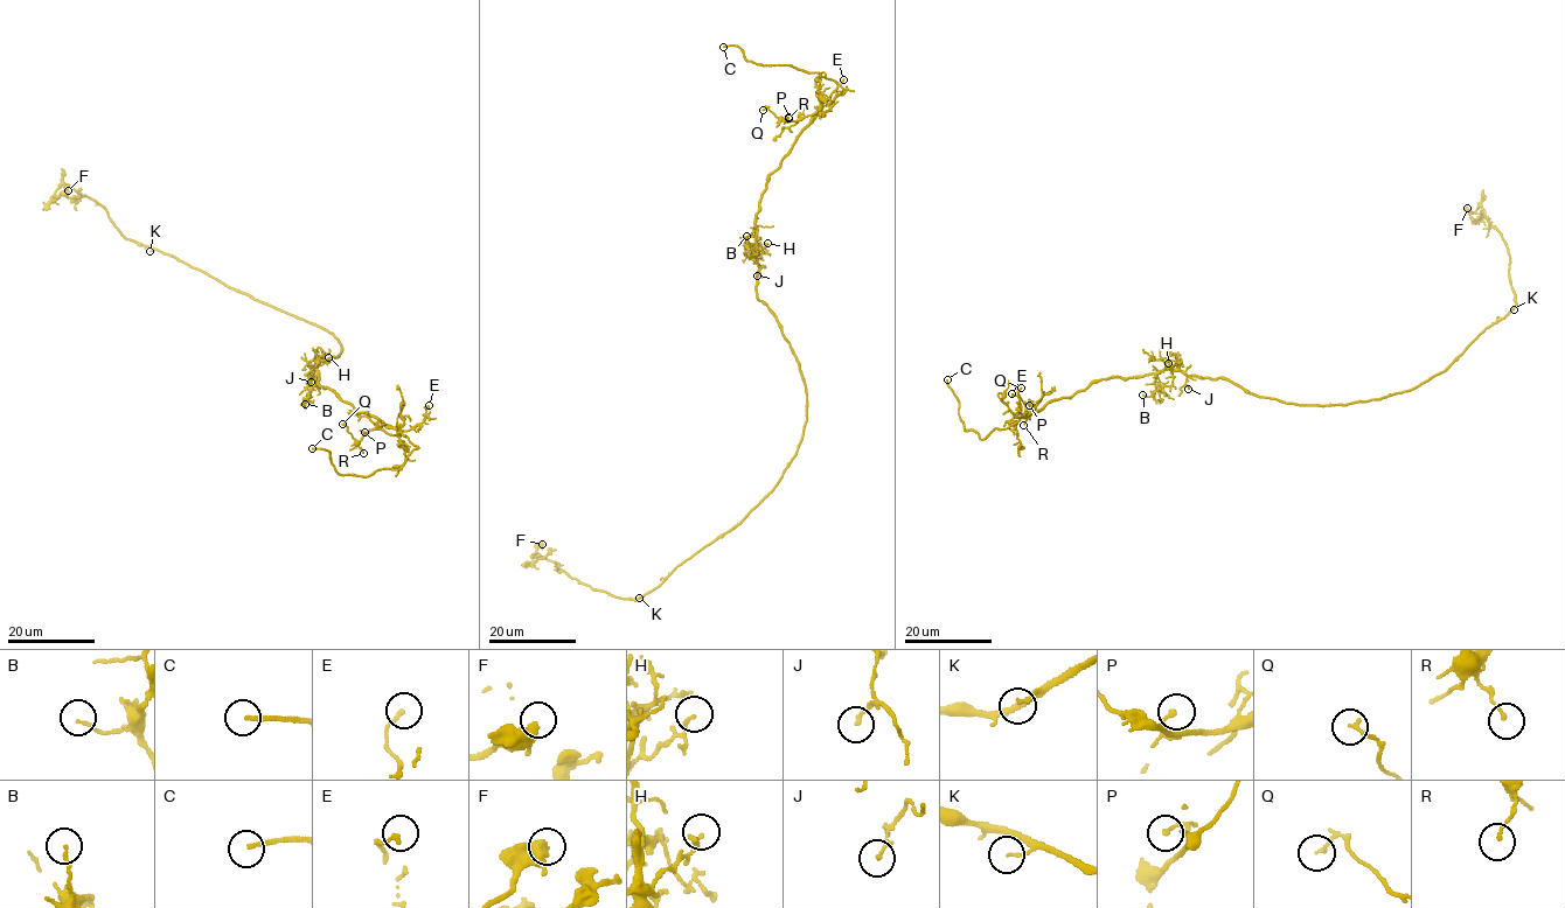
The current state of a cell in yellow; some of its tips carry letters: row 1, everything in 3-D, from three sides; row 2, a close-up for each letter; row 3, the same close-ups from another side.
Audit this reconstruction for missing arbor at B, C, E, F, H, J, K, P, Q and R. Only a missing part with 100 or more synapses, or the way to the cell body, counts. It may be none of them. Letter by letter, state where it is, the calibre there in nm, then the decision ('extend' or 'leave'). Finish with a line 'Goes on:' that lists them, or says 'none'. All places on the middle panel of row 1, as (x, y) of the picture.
B: place (746, 236); calibre 110 nm; leave
C: place (723, 47); calibre 180 nm; extend
E: place (843, 79); calibre 140 nm; leave
F: place (542, 544); calibre 500 nm; leave
H: place (767, 243); calibre 90 nm; leave
J: place (757, 276); calibre 130 nm; leave
K: place (639, 598); calibre 130 nm; leave
P: place (788, 117); calibre 150 nm; leave
Q: place (763, 110); calibre 130 nm; leave
R: place (788, 118); calibre 110 nm; leave
Goes on: C

